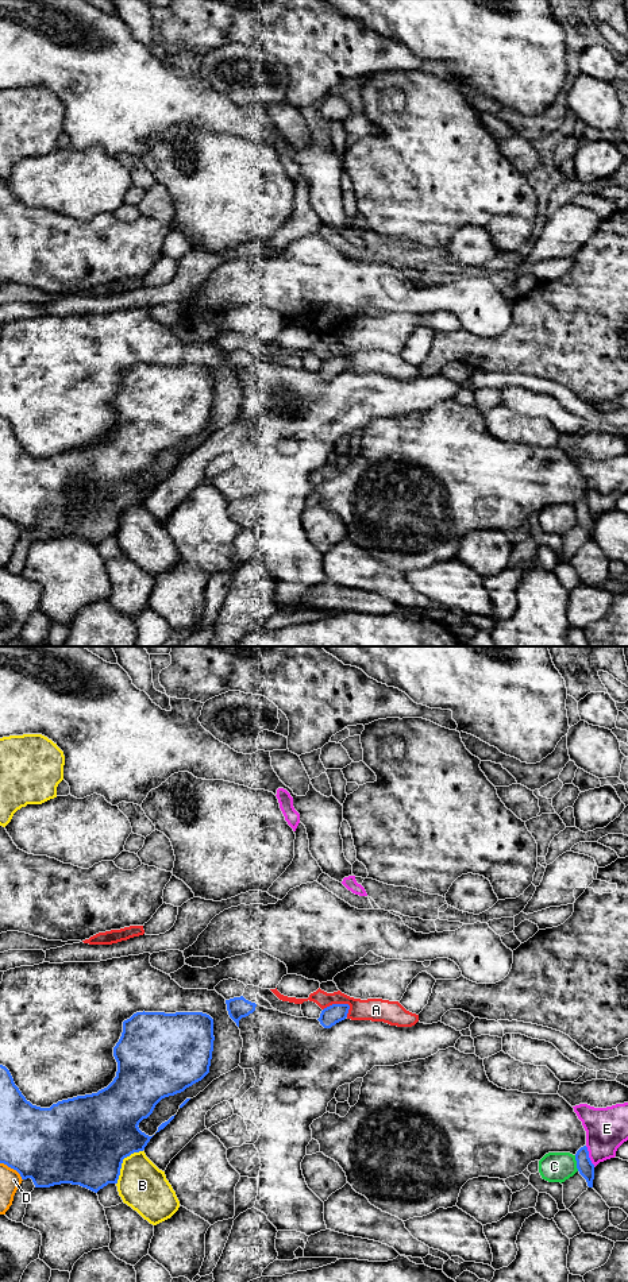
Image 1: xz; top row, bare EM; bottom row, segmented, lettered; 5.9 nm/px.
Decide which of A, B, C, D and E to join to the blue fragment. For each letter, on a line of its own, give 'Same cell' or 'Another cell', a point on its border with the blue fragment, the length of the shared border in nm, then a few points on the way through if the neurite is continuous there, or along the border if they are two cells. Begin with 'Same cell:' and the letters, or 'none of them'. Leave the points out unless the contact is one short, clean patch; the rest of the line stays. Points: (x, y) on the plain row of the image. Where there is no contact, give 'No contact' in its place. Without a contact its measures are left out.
Same cell: none of them
A: Another cell. Touches blue at xz (336, 356). Shared border 170 nm
B: Another cell. Touches blue at xz (122, 514). Shared border 260 nm
C: Another cell. Touches blue at xz (577, 516). Shared border 100 nm
D: Another cell. Touches blue at xz (12, 520). Shared border 170 nm
E: Another cell. Touches blue at xz (588, 509). Shared border 140 nm

